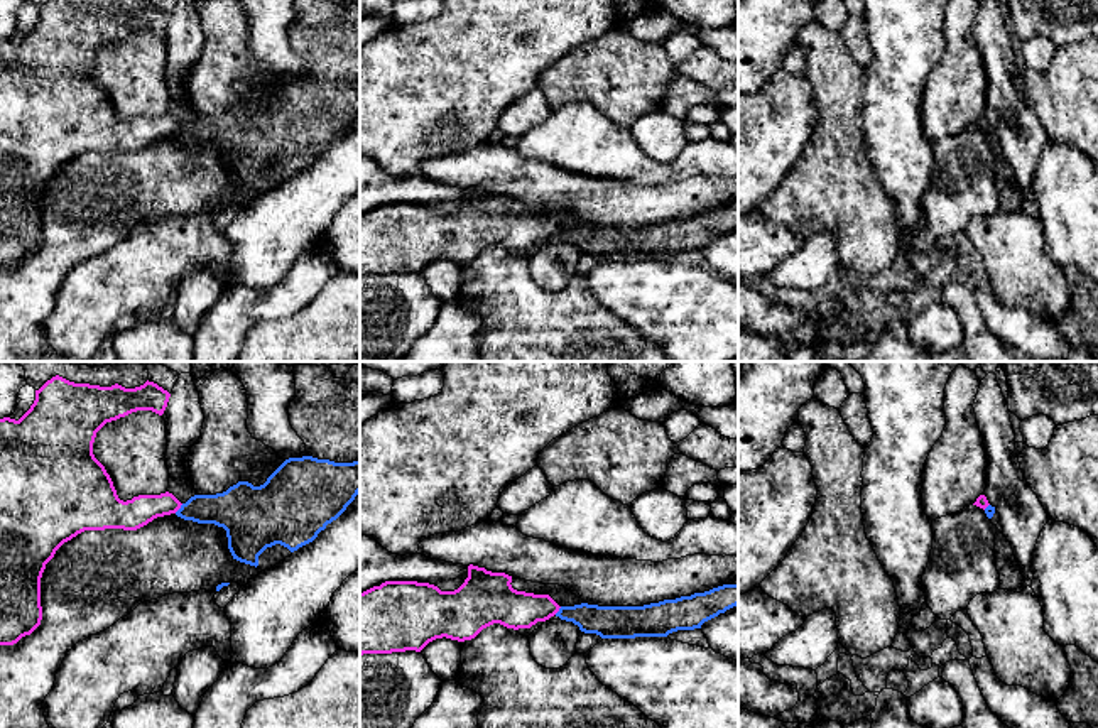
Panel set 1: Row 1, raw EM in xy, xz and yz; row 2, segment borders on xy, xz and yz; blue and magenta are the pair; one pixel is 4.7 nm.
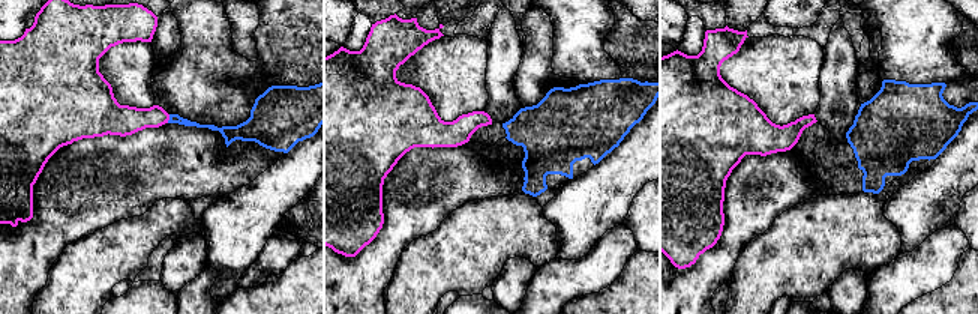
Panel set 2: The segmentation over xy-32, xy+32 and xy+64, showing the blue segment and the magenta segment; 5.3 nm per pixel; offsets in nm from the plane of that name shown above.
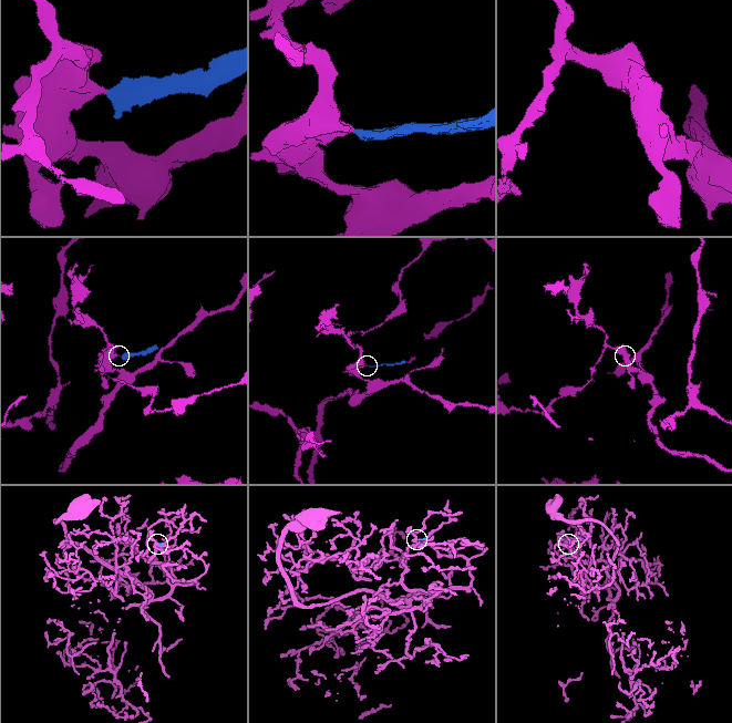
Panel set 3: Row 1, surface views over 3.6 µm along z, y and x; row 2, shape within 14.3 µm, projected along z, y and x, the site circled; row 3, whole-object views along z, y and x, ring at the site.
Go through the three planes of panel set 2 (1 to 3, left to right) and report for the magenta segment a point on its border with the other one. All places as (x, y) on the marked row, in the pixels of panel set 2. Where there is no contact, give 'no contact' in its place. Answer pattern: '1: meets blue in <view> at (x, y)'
1: meets blue in xy-32 at (170, 119)
2: no contact
3: no contact

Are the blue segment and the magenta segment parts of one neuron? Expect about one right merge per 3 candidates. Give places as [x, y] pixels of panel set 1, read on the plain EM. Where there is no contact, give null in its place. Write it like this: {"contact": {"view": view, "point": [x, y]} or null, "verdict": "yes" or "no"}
{"contact": {"view": "xy", "point": [179, 130]}, "verdict": "no"}

